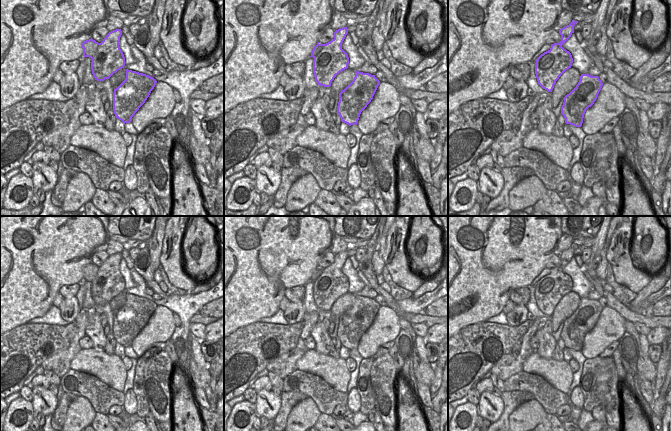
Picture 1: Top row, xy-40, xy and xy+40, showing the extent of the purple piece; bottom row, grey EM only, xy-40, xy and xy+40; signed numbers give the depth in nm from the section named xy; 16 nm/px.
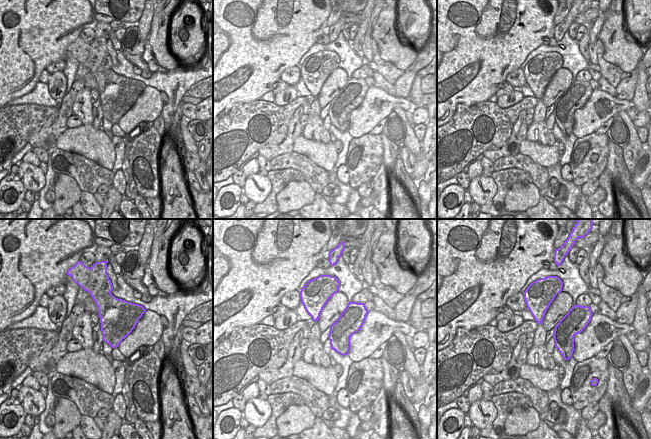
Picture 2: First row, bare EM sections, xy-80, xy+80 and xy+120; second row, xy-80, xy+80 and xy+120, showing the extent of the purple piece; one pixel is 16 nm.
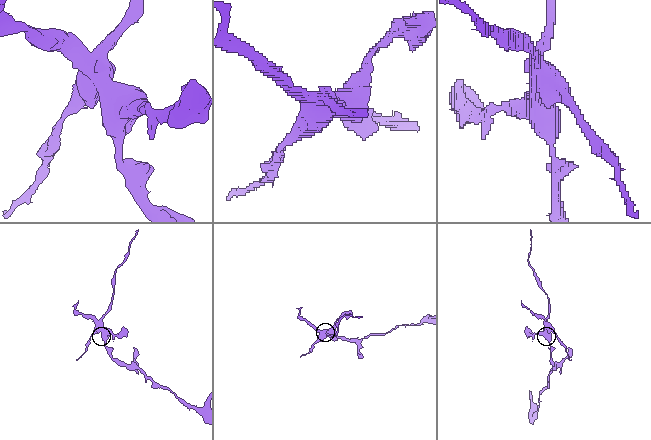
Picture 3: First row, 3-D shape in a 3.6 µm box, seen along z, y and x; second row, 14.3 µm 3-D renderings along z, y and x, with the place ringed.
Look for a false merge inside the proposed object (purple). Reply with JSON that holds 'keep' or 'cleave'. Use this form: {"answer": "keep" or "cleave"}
{"answer": "cleave"}

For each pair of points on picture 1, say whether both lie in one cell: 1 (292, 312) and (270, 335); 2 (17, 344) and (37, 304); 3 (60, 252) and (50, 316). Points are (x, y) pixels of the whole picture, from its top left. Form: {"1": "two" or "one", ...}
{"1": "two", "2": "two", "3": "two"}

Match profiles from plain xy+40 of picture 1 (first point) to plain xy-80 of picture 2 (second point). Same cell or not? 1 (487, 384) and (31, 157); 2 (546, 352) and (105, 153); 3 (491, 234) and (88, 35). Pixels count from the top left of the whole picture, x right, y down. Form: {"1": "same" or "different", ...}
{"1": "same", "2": "different", "3": "different"}

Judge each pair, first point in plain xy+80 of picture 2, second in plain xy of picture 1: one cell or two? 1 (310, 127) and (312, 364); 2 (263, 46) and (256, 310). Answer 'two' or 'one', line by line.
1: two
2: one

